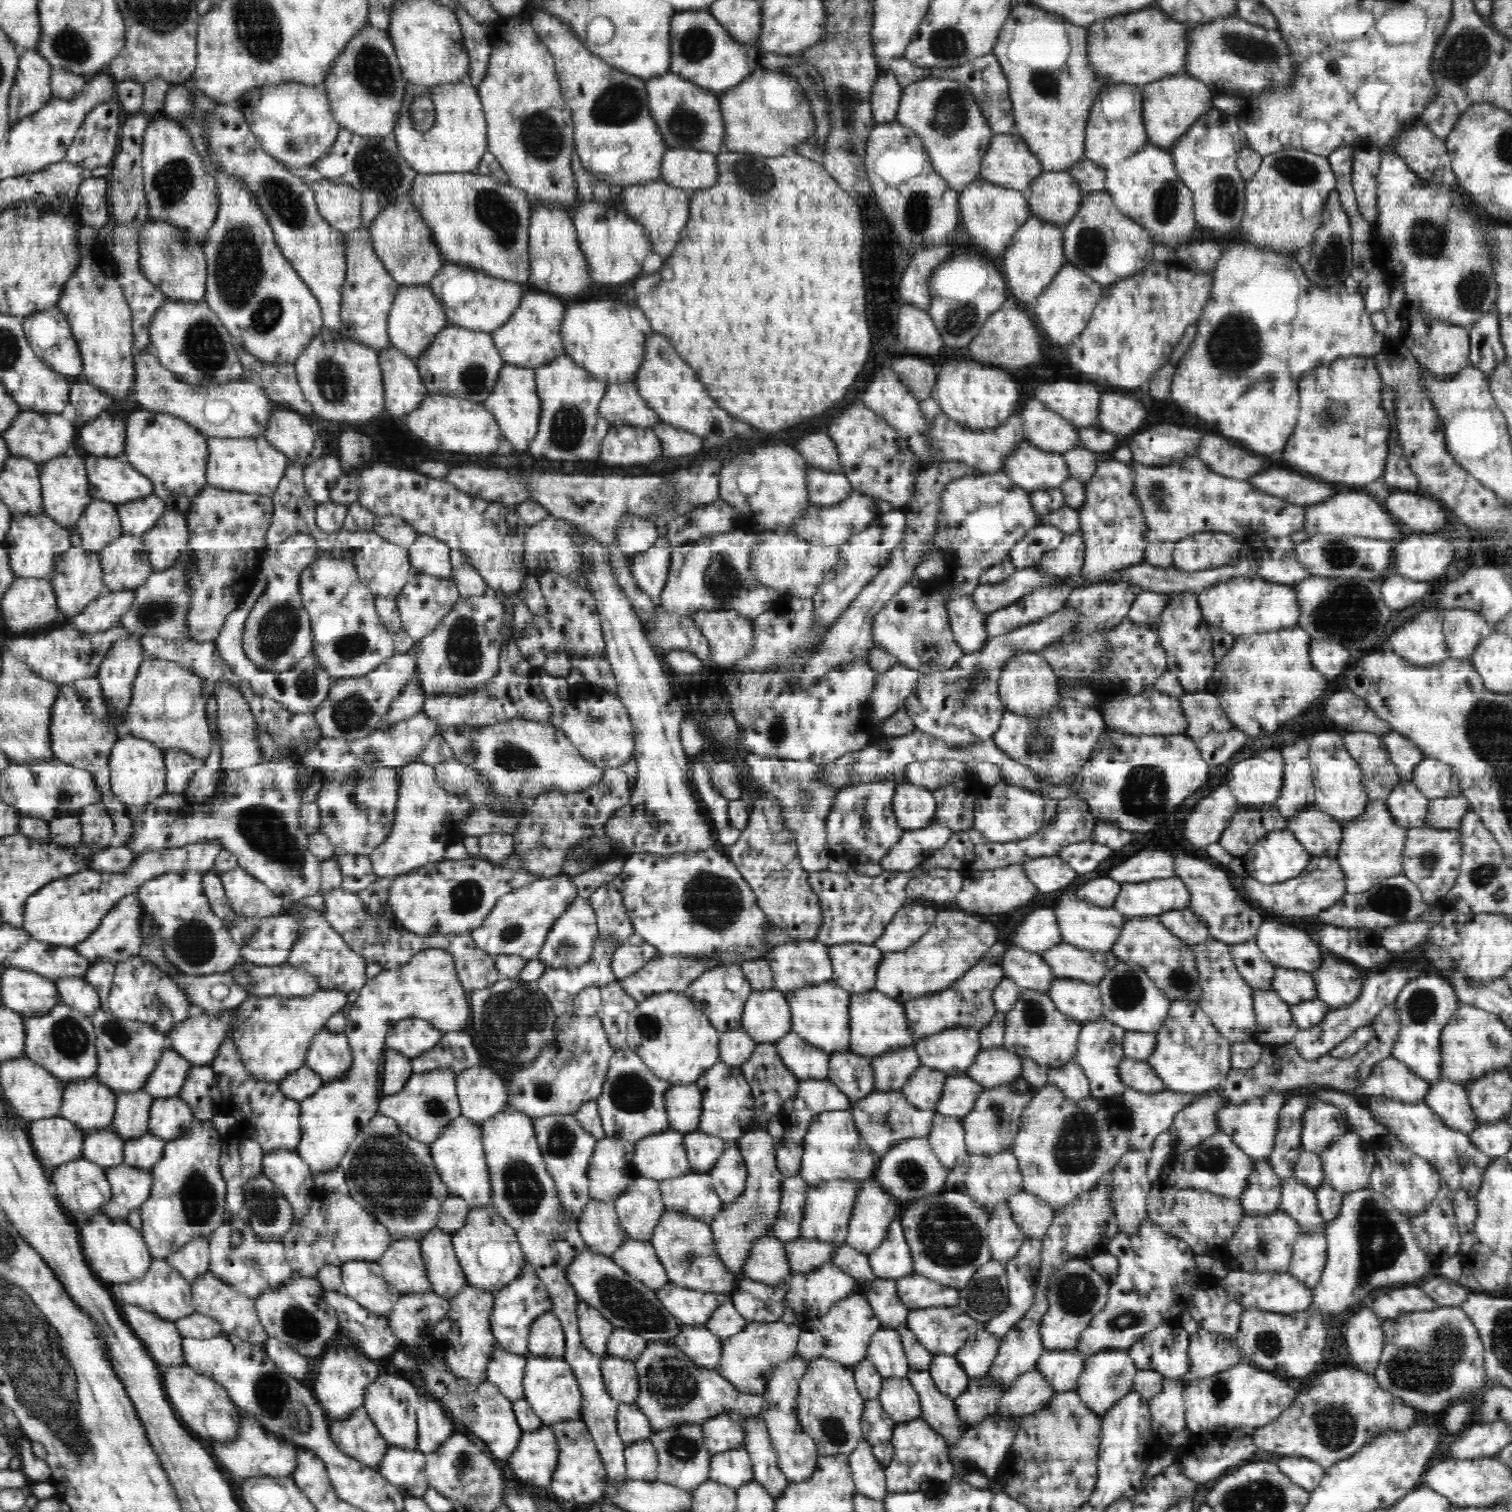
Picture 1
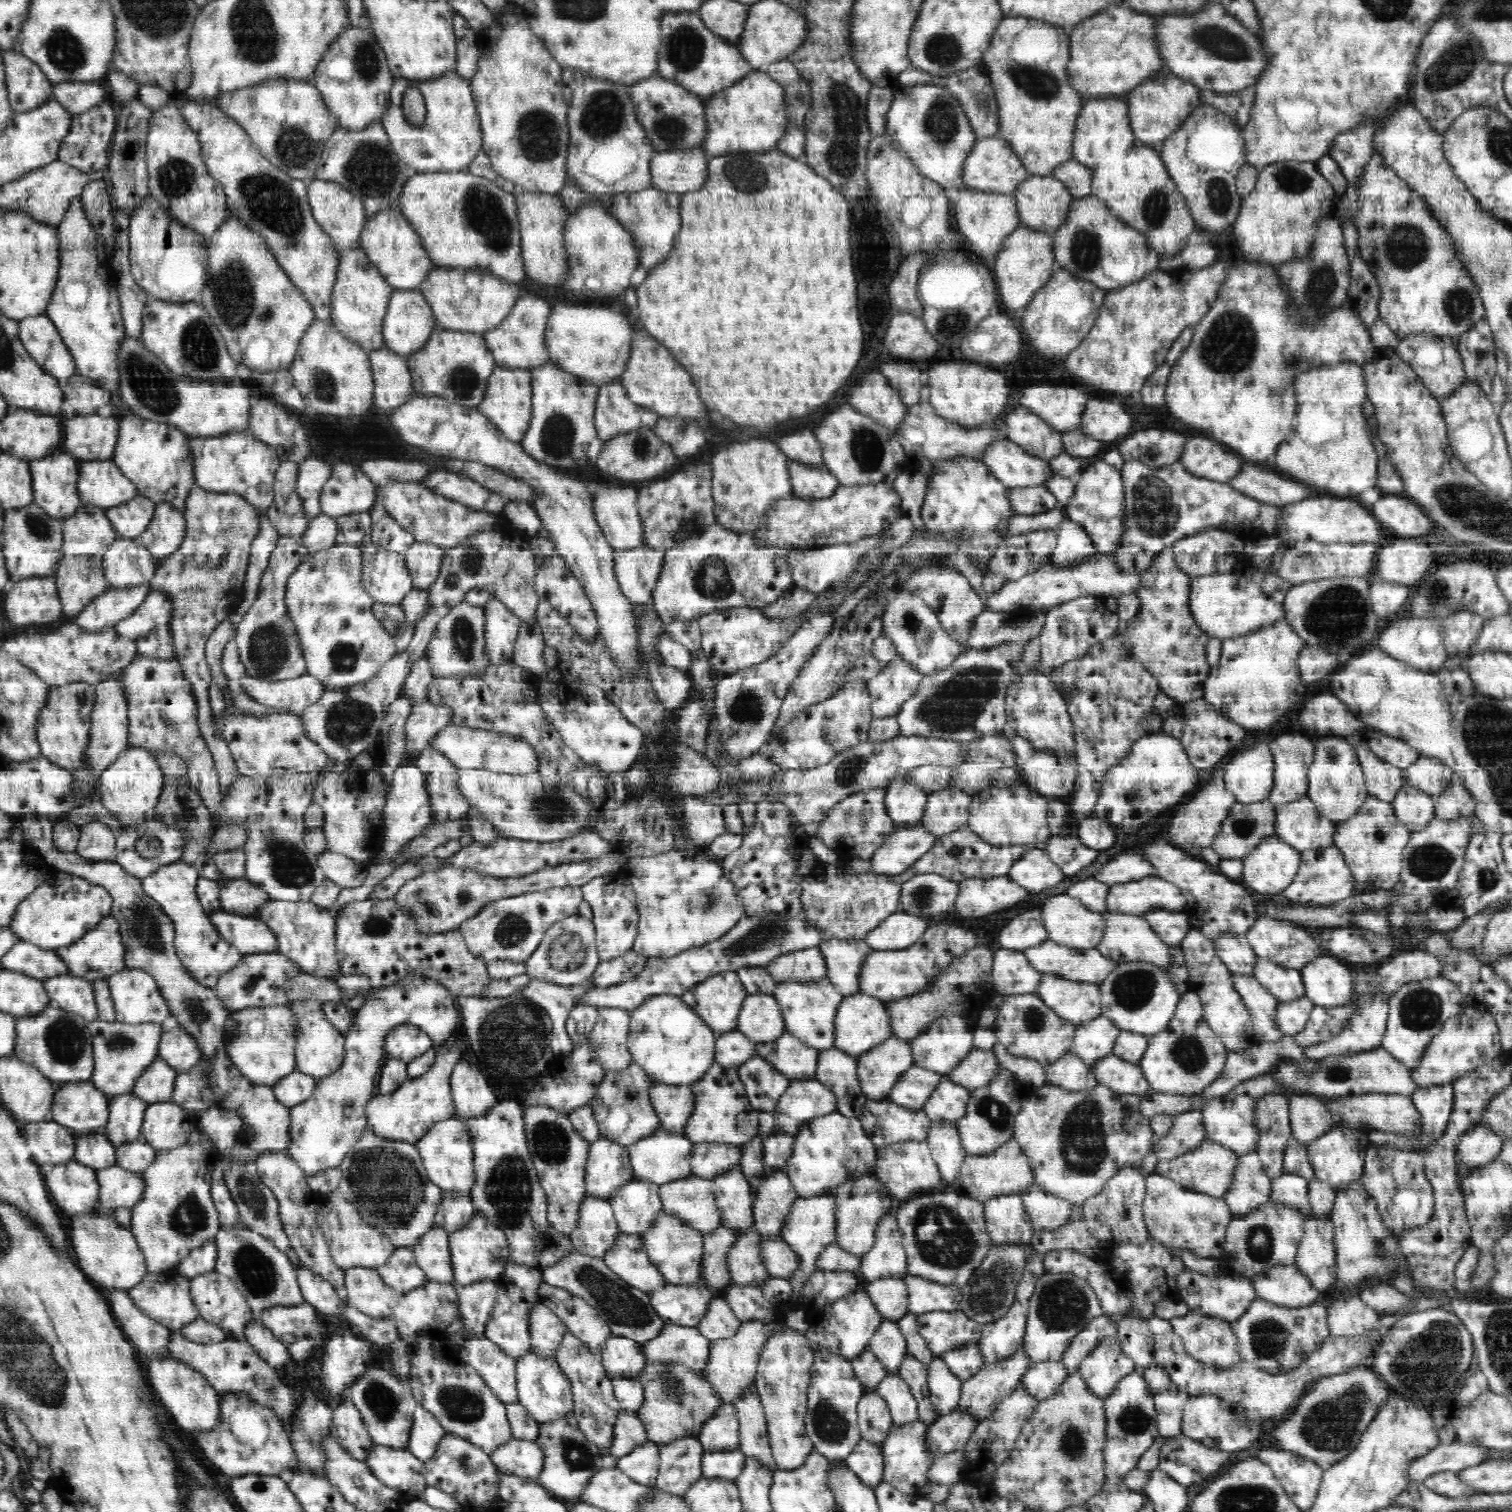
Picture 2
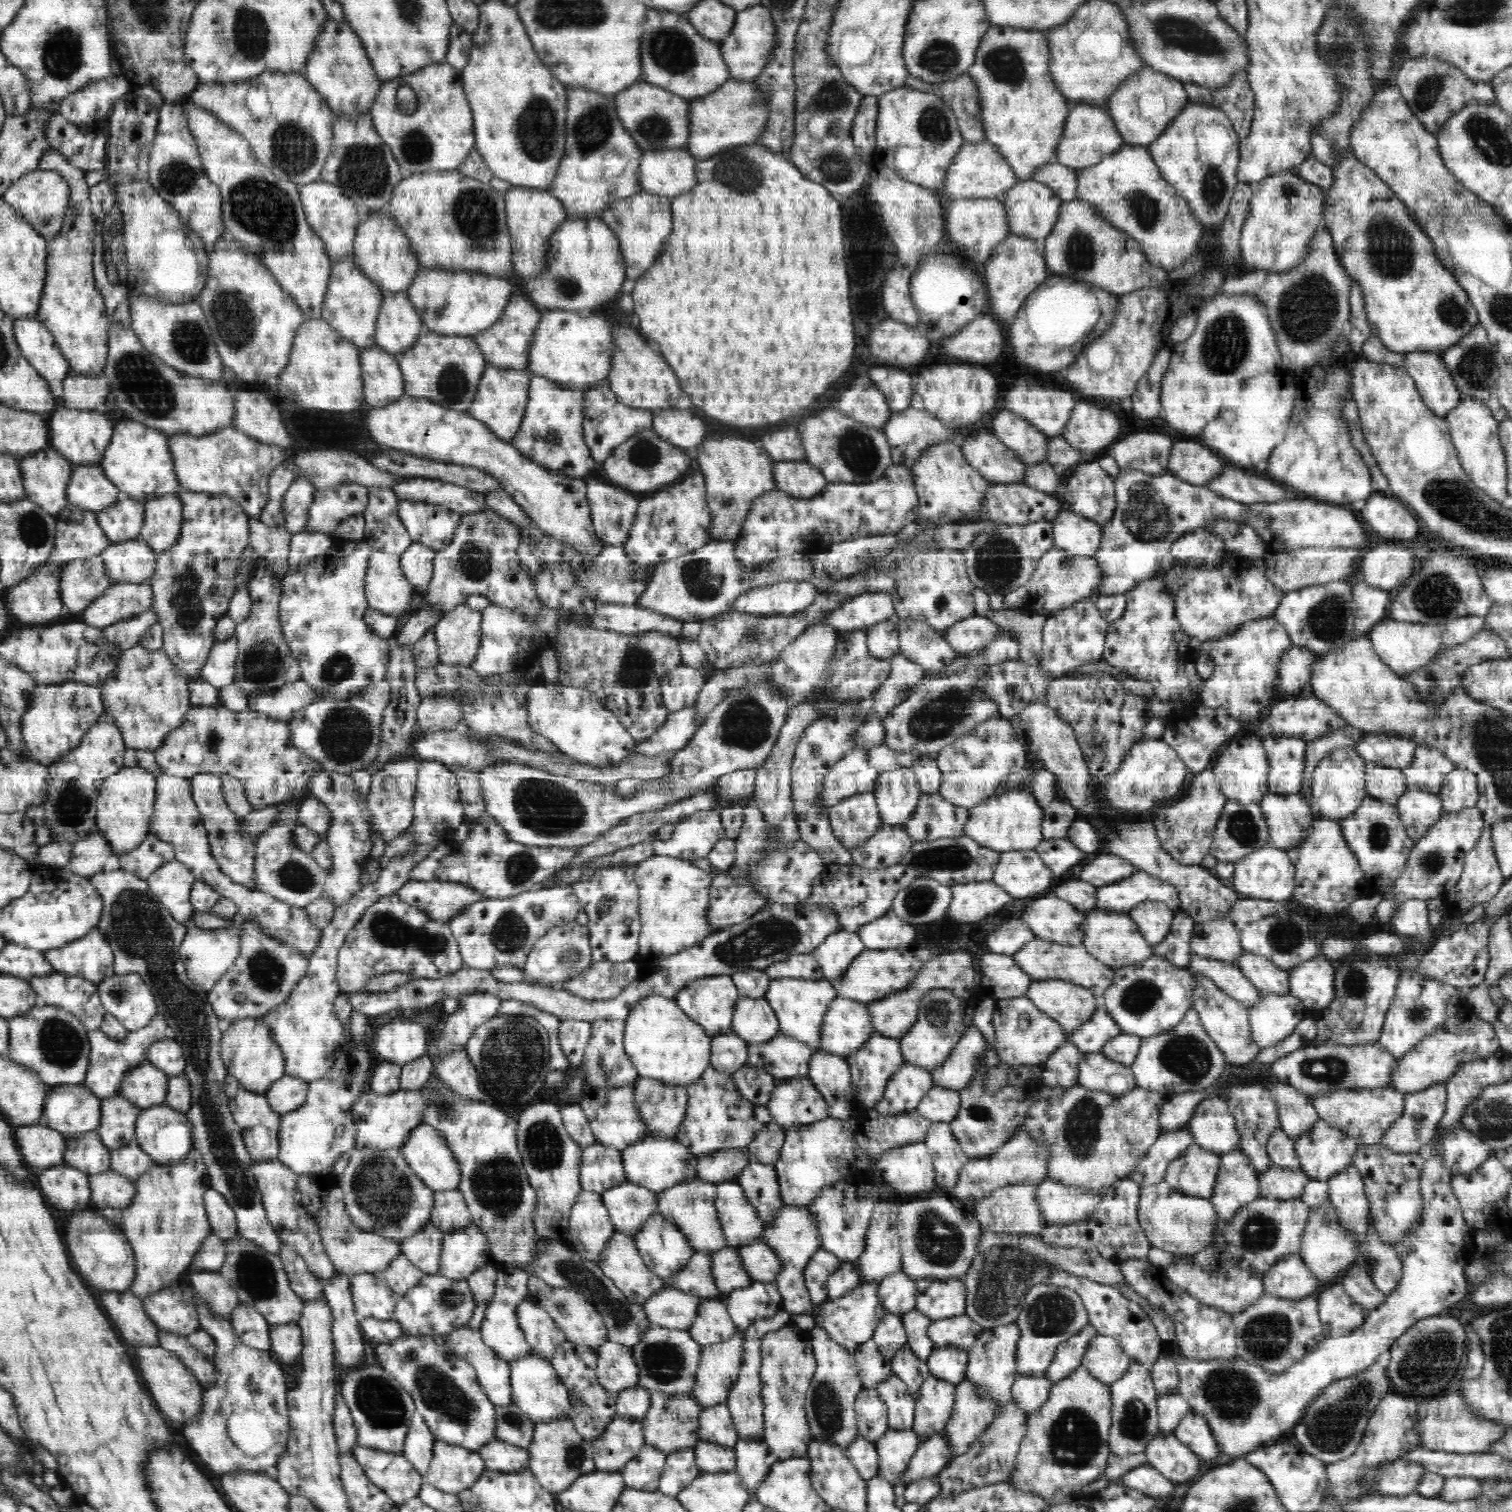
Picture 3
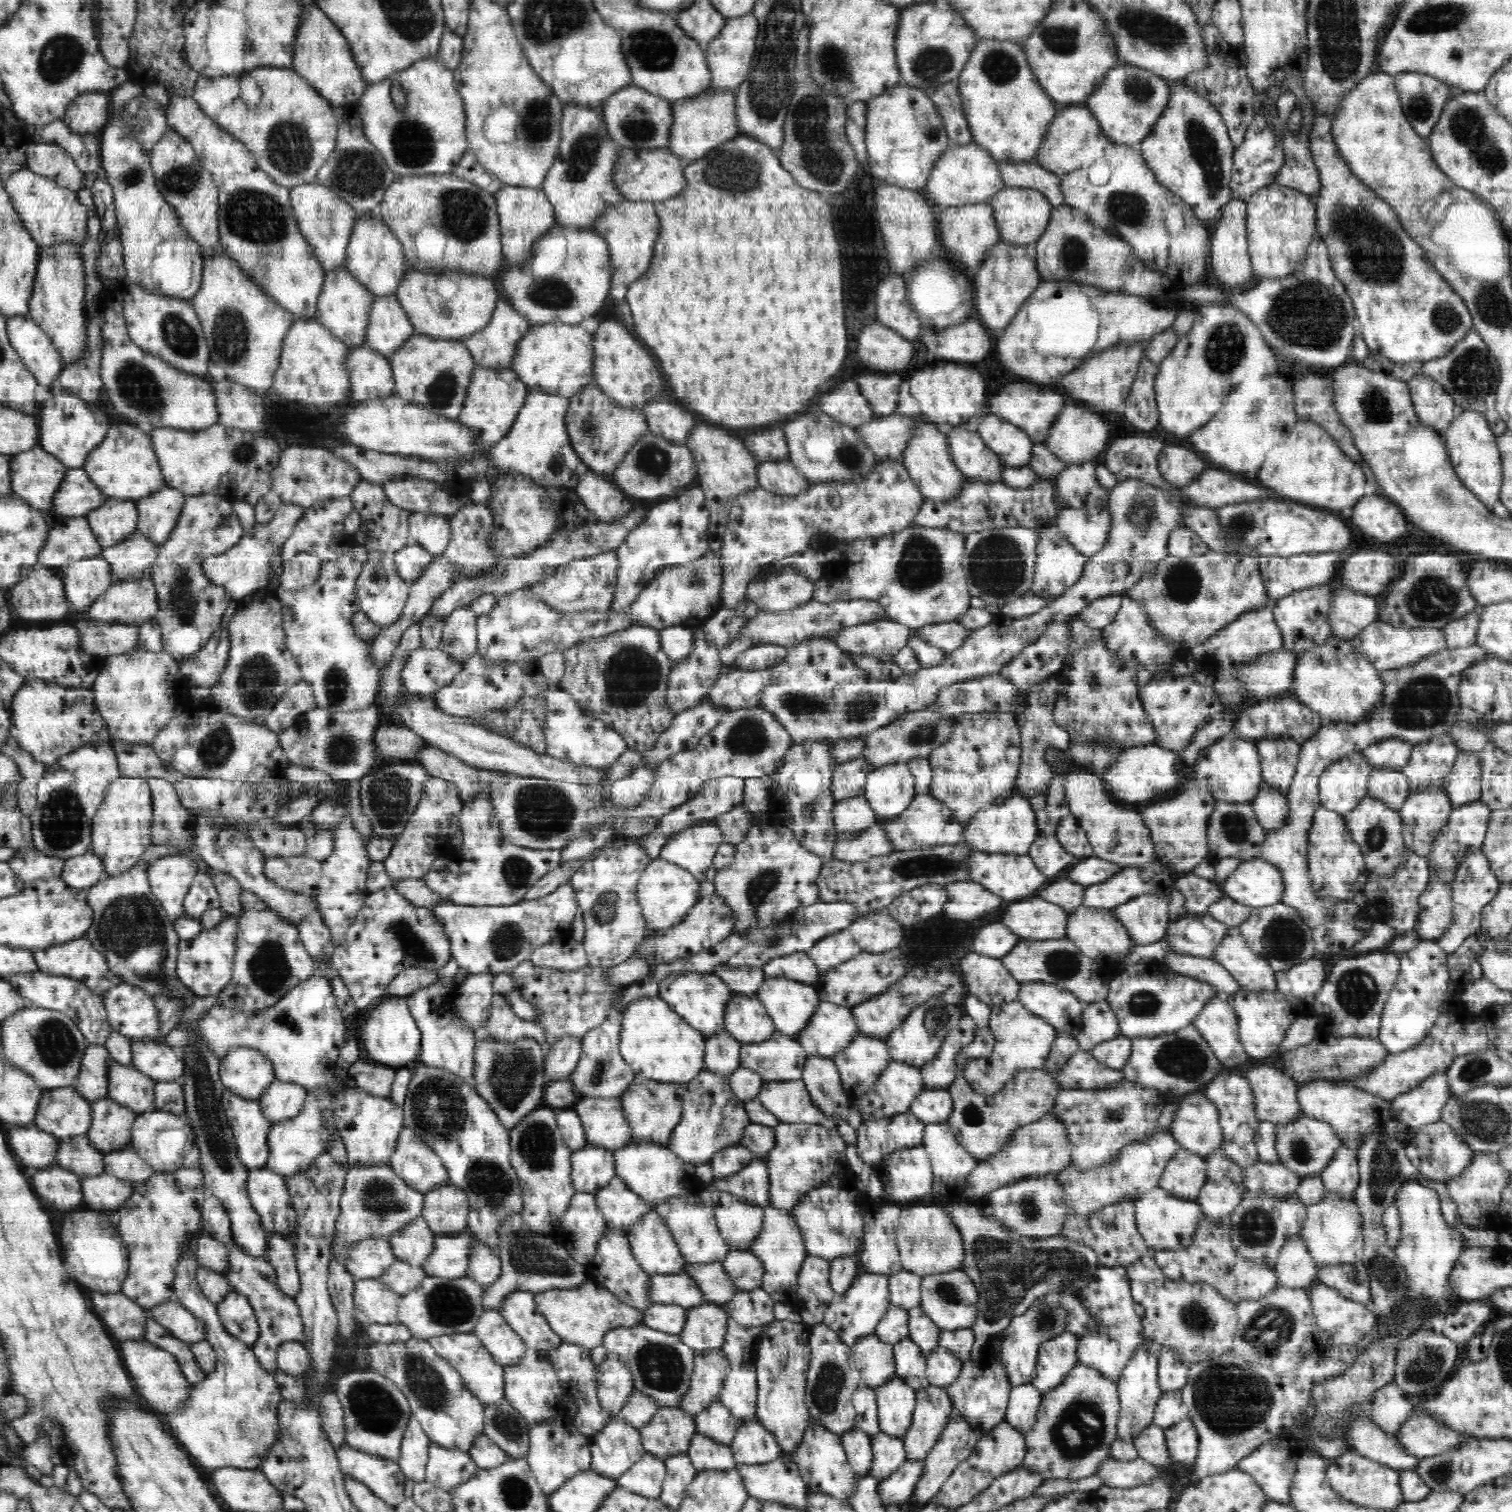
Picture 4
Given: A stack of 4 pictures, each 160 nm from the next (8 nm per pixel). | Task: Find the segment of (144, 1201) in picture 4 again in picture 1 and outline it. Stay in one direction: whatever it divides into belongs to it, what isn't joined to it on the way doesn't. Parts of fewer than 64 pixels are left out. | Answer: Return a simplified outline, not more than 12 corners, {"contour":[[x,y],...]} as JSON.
{"contour":[[194,1118],[149,1169],[154,1259],[229,1217],[222,1136]]}

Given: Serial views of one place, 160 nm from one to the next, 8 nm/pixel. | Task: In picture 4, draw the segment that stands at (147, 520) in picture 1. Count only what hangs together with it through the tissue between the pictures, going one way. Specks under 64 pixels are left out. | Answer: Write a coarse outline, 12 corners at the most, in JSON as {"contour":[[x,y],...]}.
{"contour":[[108,498],[87,516],[102,550],[137,532],[135,501]]}

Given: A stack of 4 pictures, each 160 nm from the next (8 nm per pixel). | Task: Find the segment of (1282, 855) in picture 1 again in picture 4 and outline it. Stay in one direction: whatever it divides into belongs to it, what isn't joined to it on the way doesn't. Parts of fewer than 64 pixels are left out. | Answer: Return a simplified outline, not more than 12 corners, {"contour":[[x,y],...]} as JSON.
{"contour":[[1242,861],[1220,885],[1252,908],[1281,902],[1279,868]]}

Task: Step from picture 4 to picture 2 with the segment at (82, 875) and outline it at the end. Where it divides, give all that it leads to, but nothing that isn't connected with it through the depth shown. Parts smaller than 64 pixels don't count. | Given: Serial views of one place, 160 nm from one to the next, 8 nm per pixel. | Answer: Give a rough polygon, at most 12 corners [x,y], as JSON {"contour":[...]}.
{"contour":[[100,821],[80,827],[75,852],[114,860],[118,834]]}

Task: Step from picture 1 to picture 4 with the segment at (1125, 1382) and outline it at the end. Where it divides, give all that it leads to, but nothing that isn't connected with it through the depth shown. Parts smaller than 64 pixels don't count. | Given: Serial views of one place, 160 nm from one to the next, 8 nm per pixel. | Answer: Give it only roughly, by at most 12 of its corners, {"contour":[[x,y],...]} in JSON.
{"contour":[[1099,1265],[1079,1301],[1099,1327],[1080,1363],[1117,1381],[1142,1345],[1125,1267]]}

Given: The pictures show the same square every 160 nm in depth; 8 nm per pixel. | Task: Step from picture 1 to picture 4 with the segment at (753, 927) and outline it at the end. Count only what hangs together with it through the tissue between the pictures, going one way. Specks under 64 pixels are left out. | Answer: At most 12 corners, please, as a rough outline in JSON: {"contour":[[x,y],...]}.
{"contour":[[659,857],[637,884],[646,928],[677,925],[700,900],[696,876]]}

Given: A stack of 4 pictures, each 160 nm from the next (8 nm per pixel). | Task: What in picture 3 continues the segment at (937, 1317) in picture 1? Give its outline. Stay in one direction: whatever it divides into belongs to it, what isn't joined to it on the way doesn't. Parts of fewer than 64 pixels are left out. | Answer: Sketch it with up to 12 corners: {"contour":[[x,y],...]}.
{"contour":[[968,1315],[932,1320],[937,1347],[969,1351],[983,1328]]}

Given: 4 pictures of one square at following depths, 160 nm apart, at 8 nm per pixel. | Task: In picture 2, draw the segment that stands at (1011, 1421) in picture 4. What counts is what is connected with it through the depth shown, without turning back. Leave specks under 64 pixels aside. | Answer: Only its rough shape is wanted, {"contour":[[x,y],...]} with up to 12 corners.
{"contour":[[1059,1362],[1033,1364],[1021,1378],[1036,1400],[1052,1396],[1068,1378]]}

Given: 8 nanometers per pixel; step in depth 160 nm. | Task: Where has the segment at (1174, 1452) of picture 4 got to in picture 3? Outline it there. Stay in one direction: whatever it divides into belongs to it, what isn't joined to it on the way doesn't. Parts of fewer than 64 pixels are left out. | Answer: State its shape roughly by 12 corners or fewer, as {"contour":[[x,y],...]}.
{"contour":[[1187,1414],[1172,1433],[1200,1460],[1218,1460],[1206,1419]]}

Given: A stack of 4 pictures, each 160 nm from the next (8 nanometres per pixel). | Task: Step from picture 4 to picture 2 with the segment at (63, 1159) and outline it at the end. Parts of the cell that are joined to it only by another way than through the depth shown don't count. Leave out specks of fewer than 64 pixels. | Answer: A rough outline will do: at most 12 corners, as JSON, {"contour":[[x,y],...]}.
{"contour":[[102,1134],[77,1136],[73,1160],[94,1170],[117,1164]]}

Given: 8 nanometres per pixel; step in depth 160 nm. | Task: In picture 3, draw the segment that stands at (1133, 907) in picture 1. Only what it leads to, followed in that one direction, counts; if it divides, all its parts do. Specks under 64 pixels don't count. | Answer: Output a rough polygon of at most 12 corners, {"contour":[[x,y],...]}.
{"contour":[[1143,870],[1097,887],[1096,908],[1128,912],[1146,901],[1181,906],[1172,883]]}

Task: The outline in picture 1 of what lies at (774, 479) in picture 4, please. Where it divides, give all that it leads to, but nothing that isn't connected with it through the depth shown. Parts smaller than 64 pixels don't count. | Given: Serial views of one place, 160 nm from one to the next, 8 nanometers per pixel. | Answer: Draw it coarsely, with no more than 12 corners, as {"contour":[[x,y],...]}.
{"contour":[[810,467],[809,502],[829,507],[853,490],[843,472]]}

